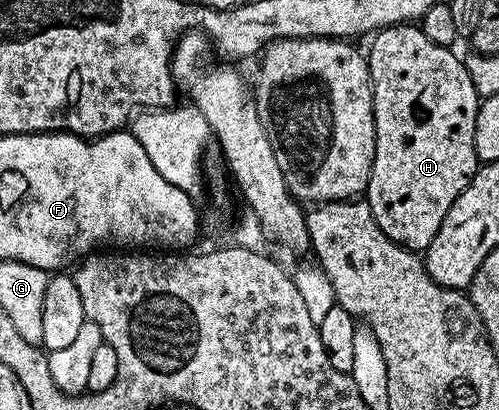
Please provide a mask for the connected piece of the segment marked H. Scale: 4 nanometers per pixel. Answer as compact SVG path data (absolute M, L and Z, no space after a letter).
M401 22L391 28L379 29L371 40L366 55L372 79L376 153L366 199L374 214L374 222L382 226L395 244L413 250L427 250L434 234L438 234L438 226L442 226L442 218L446 218L450 206L454 206L458 194L466 190L478 169L475 118L482 100L477 95L465 61L459 60L452 48L430 42L415 23Z

